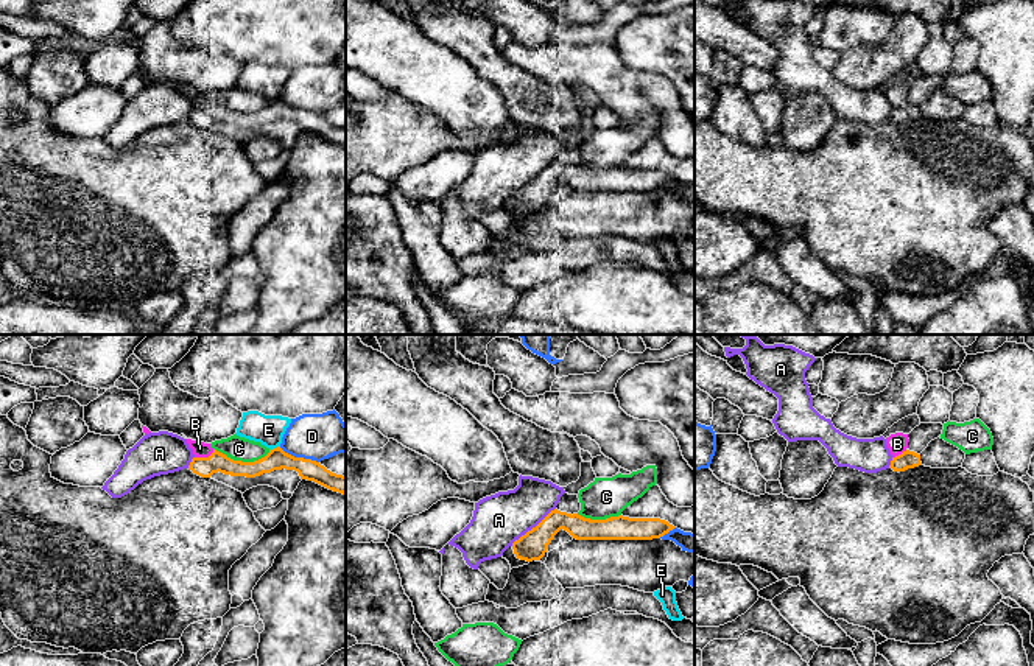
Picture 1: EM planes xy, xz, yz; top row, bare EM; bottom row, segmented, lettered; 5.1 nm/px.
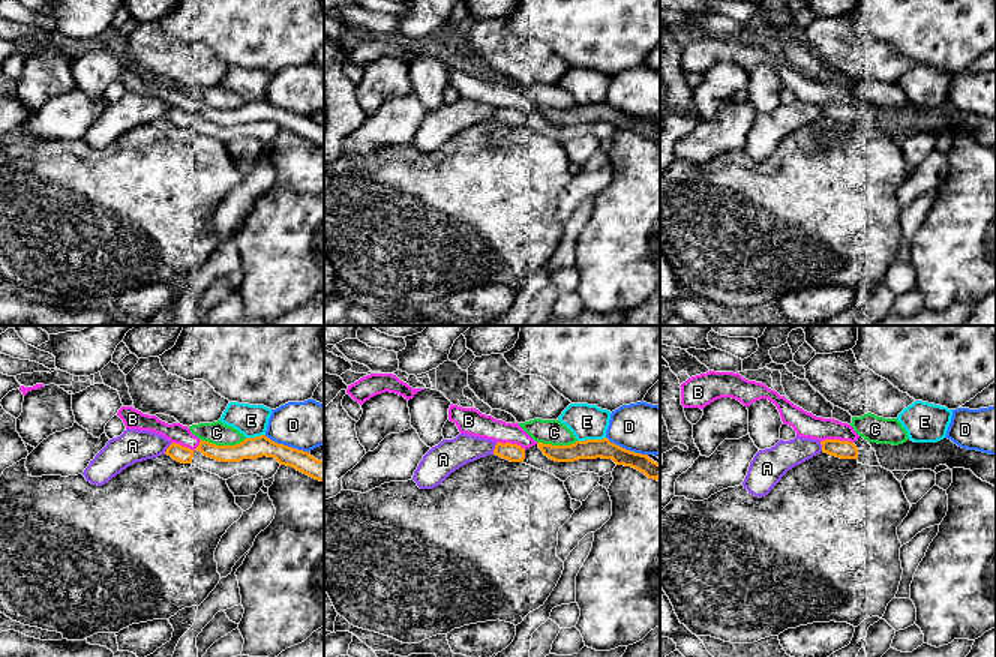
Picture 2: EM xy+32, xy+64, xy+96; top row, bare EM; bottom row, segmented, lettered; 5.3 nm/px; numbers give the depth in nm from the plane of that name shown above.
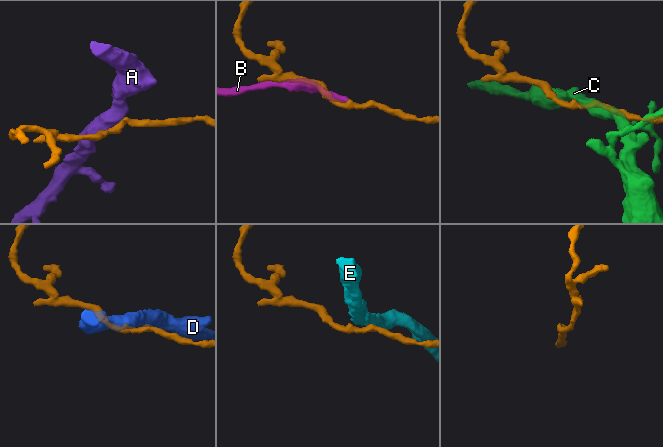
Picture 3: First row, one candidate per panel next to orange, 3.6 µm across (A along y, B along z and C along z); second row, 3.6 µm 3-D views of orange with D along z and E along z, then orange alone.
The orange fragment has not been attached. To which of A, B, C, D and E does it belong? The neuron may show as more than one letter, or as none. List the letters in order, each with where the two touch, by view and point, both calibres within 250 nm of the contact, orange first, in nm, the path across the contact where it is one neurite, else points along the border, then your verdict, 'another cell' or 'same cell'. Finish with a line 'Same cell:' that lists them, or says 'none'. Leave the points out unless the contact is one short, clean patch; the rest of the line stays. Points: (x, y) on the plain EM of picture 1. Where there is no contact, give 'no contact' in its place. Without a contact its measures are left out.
A: contact xz (533, 179); calibres 150 and 280 nm; another cell
B: contact xy (204, 109); calibres 110 and 80 nm; same cell
C: contact xy (240, 112); calibres 110 and 130 nm; another cell
D: contact xy (299, 109); calibres 110 and 240 nm; border xy (279, 98), (295, 108), (310, 109), (318, 114); another cell
E: contact xy (274, 100); calibres 110 and 160 nm; border xy (279, 97), (270, 101); another cell
Same cell: B

